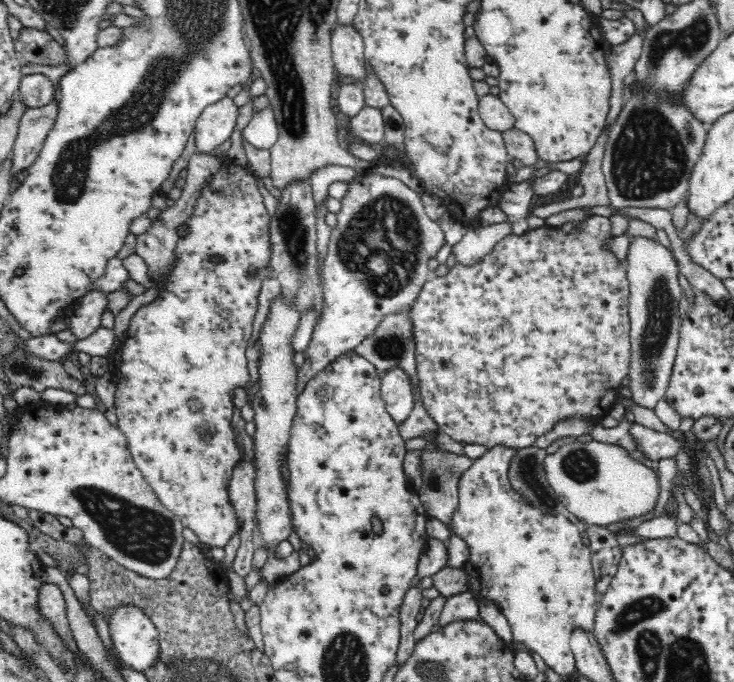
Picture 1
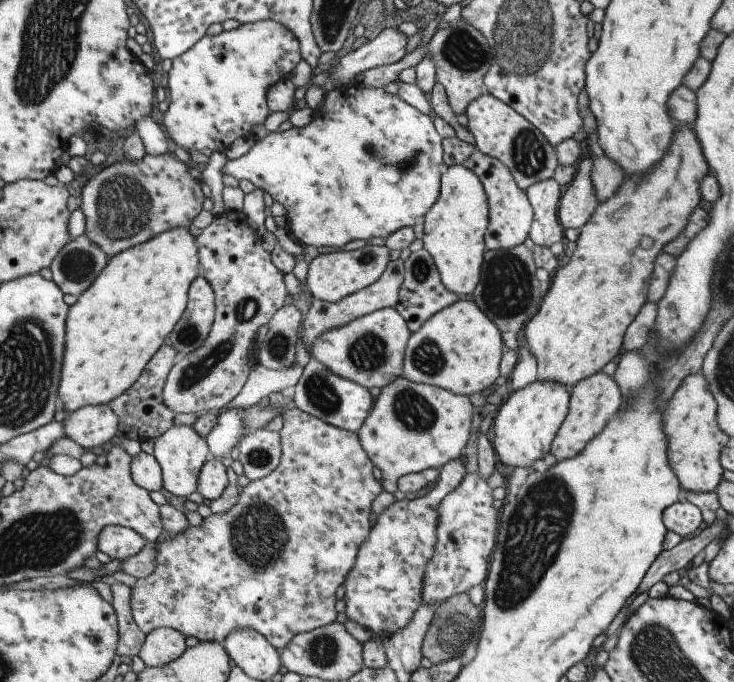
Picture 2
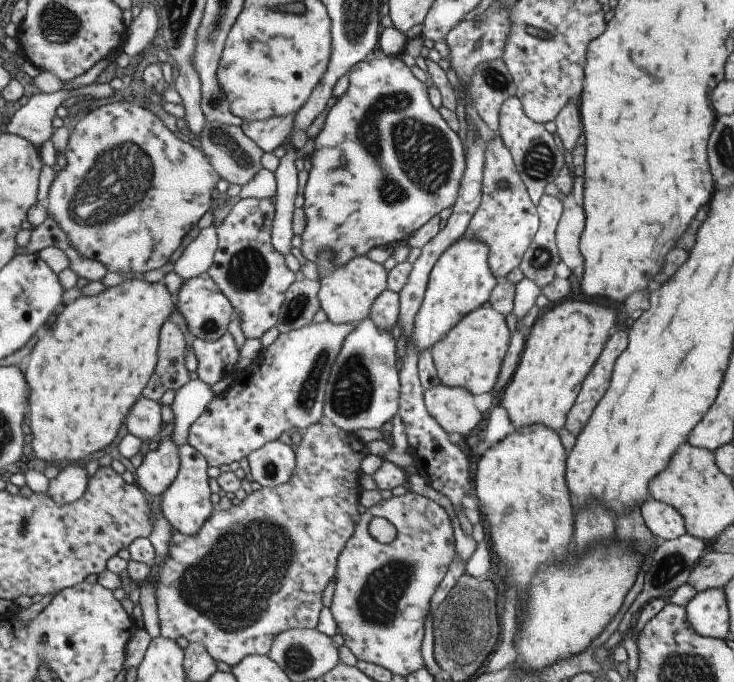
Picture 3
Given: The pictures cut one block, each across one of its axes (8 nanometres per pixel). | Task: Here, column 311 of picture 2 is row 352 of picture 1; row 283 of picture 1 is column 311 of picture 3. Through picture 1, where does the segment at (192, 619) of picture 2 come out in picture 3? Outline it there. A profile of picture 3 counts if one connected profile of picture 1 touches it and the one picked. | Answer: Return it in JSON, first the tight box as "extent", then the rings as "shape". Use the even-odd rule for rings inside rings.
{"extent":[154,421,370,666],"shape":[[[321,421],[302,430],[302,438],[298,445],[295,445],[294,454],[297,455],[295,472],[292,473],[290,480],[282,486],[261,487],[260,490],[253,491],[246,498],[240,500],[239,504],[232,505],[229,510],[217,508],[210,515],[210,518],[202,524],[198,534],[186,536],[172,528],[172,544],[170,544],[170,554],[158,564],[158,576],[154,584],[154,598],[156,598],[157,615],[159,618],[160,635],[164,638],[177,640],[184,637],[188,642],[200,642],[206,647],[208,654],[216,662],[226,662],[230,666],[237,665],[245,656],[248,655],[267,655],[272,650],[274,638],[282,634],[284,630],[295,628],[316,629],[318,615],[322,610],[322,594],[324,588],[331,579],[334,579],[337,558],[340,551],[346,546],[346,542],[352,536],[357,522],[360,520],[358,504],[360,498],[361,463],[365,456],[370,452],[366,443],[363,443],[355,432],[347,432],[338,428],[334,423]]]}

